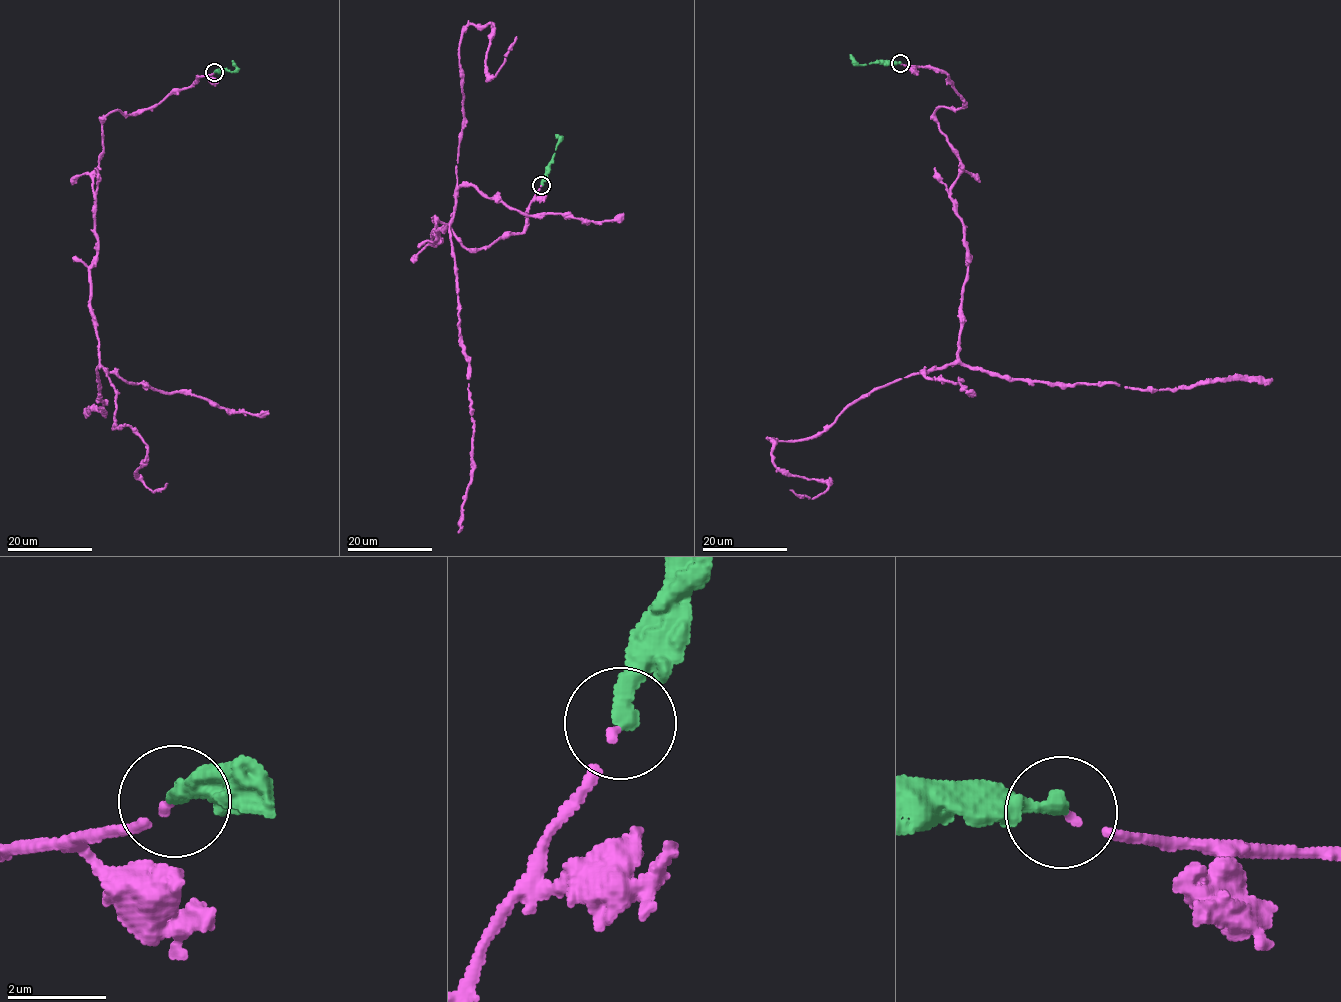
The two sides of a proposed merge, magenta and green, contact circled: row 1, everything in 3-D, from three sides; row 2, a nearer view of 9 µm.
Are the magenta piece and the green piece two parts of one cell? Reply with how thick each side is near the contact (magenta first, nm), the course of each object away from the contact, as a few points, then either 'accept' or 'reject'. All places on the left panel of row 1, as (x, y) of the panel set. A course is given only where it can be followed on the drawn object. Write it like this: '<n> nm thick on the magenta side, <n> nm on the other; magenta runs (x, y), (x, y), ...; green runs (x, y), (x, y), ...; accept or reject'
110 nm thick on the magenta side, 360 nm on the other; magenta runs (214, 72), (110, 112), (92, 185), (91, 316), (112, 427), (147, 446), (146, 486), (167, 483); green runs (214, 72), (235, 71), (232, 60); accept

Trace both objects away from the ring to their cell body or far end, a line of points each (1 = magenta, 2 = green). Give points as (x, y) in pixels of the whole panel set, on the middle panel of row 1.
1: (541, 186), (521, 233), (433, 242), (461, 32), (493, 23), (492, 76), (516, 37)
2: (541, 185), (560, 139), (555, 135)

